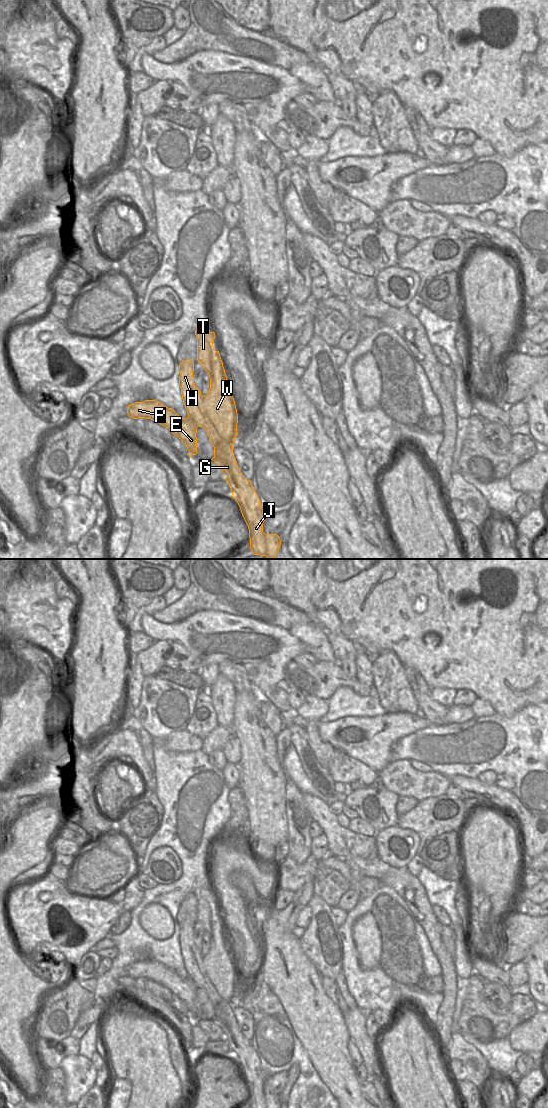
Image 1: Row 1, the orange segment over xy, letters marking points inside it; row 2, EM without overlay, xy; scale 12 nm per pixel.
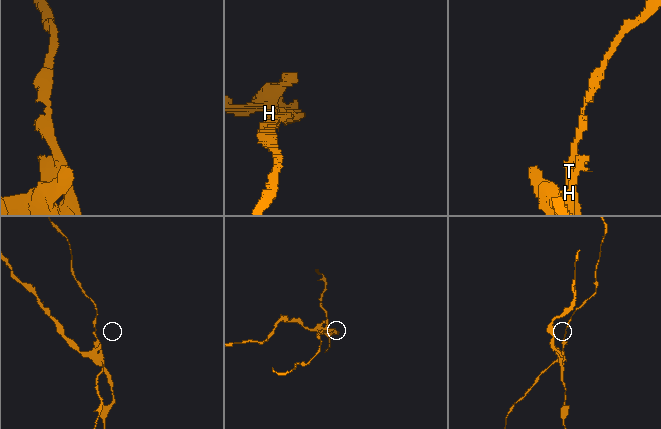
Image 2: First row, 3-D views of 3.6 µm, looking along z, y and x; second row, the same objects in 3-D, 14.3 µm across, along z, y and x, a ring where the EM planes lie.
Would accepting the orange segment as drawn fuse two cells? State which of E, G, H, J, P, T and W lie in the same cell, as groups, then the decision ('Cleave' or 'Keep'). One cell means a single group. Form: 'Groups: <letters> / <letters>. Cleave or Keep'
Groups: E G H J P / T W. Cleave

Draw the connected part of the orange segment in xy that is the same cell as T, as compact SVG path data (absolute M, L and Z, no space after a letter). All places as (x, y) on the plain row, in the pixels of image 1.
M198 888L195 895L197 920L210 938L210 949L203 956L203 966L219 995L226 1001L235 1000L238 974L219 911L214 910L215 893L208 888Z

